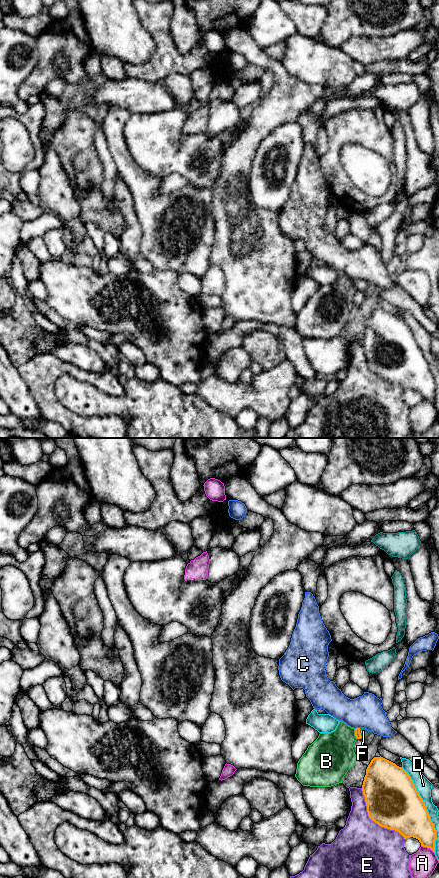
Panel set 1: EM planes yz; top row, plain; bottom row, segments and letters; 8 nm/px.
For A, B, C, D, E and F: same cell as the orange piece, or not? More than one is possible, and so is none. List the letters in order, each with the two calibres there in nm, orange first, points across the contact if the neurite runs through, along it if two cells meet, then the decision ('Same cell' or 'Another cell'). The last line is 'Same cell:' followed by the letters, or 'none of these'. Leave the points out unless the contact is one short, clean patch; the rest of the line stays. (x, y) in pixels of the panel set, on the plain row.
A: Thickness 260 nm (orange) against 200 nm. Another cell
B: Thickness 50 nm (orange) against 360 nm. Another cell
C: Thickness 50 nm (orange) against 260 nm. Another cell
D: Thickness 400 nm (orange) against 120 nm. Another cell
E: Thickness 420 nm (orange) against 460 nm. Another cell
F: Thickness 50 nm (orange) against 60 nm. Path across: yz (357, 283), (360, 285), (363, 283). Same cell
Same cell: F

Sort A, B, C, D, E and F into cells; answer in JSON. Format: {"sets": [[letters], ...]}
{"sets": [["A"], ["B"], ["C"], ["D"], ["E"], ["F"]]}

